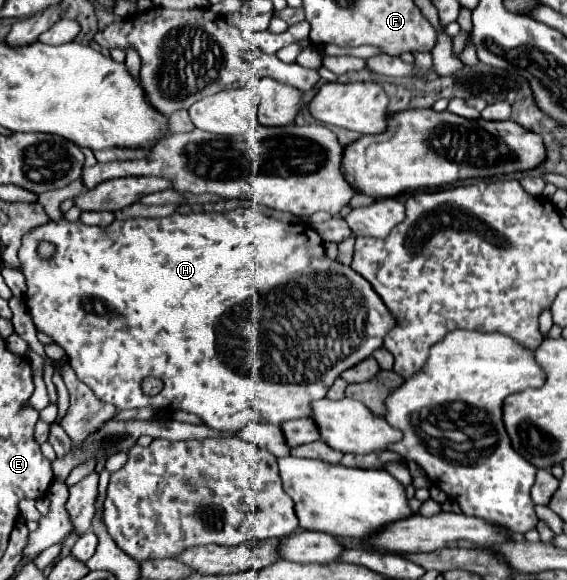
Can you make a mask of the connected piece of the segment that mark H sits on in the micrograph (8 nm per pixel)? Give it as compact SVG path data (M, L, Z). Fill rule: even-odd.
M237 208L231 212L197 212L197 214L171 214L167 218L133 218L133 220L113 220L109 226L87 226L83 222L67 222L61 218L59 222L45 222L25 234L23 244L19 248L21 270L27 278L27 308L35 326L47 332L67 354L69 364L73 366L77 378L87 384L95 396L103 402L117 406L119 410L127 408L143 408L155 406L167 412L185 410L197 414L207 426L213 430L241 430L247 422L271 422L281 424L293 418L305 418L311 414L309 404L313 400L325 398L329 386L339 374L357 362L371 356L377 348L383 346L385 334L391 326L397 326L397 318L389 314L389 308L381 302L371 284L359 276L349 266L339 264L337 260L329 260L323 250L323 240L309 224L287 224L275 218L261 214L255 208ZM39 242L51 242L55 252L51 258L41 258L37 248ZM147 376L155 376L163 380L163 390L157 396L145 396L141 392L141 380Z

